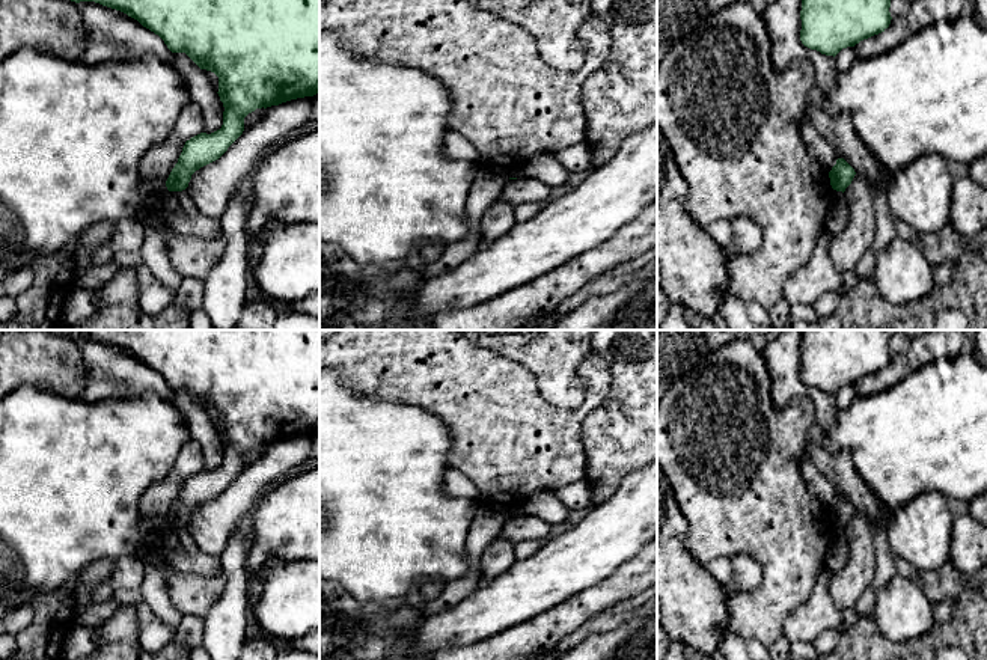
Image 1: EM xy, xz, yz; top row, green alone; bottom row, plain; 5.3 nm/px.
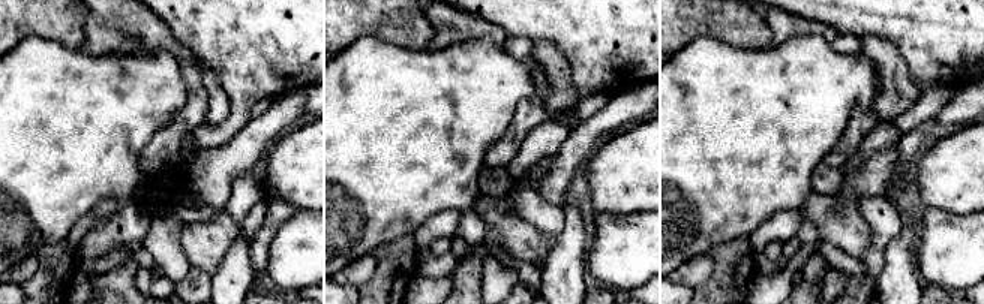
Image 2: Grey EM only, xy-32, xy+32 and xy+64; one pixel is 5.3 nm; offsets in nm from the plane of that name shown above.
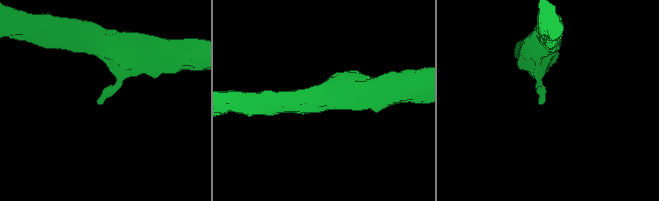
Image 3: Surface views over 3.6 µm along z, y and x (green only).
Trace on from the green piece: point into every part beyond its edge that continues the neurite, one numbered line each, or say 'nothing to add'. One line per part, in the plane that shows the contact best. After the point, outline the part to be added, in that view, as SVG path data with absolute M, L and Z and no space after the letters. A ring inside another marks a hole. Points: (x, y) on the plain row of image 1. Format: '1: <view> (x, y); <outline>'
nothing to add

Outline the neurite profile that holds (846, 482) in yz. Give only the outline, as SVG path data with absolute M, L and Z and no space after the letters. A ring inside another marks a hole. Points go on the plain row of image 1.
M781 330L761 350L772 380L772 401L776 408L787 407L794 398L808 396L817 419L808 434L806 454L824 478L830 481L835 496L844 496L869 523L880 515L880 500L851 469L847 454L832 454L824 446L826 434L835 426L836 396L805 384L800 378L803 330Z

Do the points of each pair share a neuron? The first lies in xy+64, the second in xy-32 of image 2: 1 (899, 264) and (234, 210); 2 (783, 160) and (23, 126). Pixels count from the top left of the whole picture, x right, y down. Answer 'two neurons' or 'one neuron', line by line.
1: one neuron
2: one neuron

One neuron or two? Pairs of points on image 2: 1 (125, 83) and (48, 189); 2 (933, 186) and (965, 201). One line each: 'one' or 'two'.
1: one
2: one

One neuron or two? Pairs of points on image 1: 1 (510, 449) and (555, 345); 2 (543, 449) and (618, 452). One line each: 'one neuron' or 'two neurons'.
1: two neurons
2: two neurons

